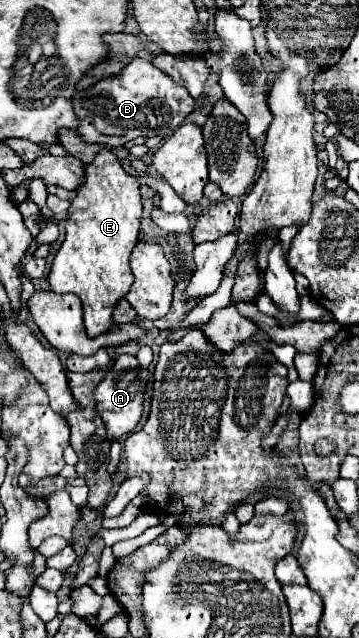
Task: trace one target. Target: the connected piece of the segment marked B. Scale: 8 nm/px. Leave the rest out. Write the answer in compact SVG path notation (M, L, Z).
M135 58L117 78L101 80L89 90L77 92L73 108L81 122L77 132L83 140L115 148L135 138L165 138L173 134L173 130L195 110L195 100L183 86L177 86L165 72L155 68L153 62Z

